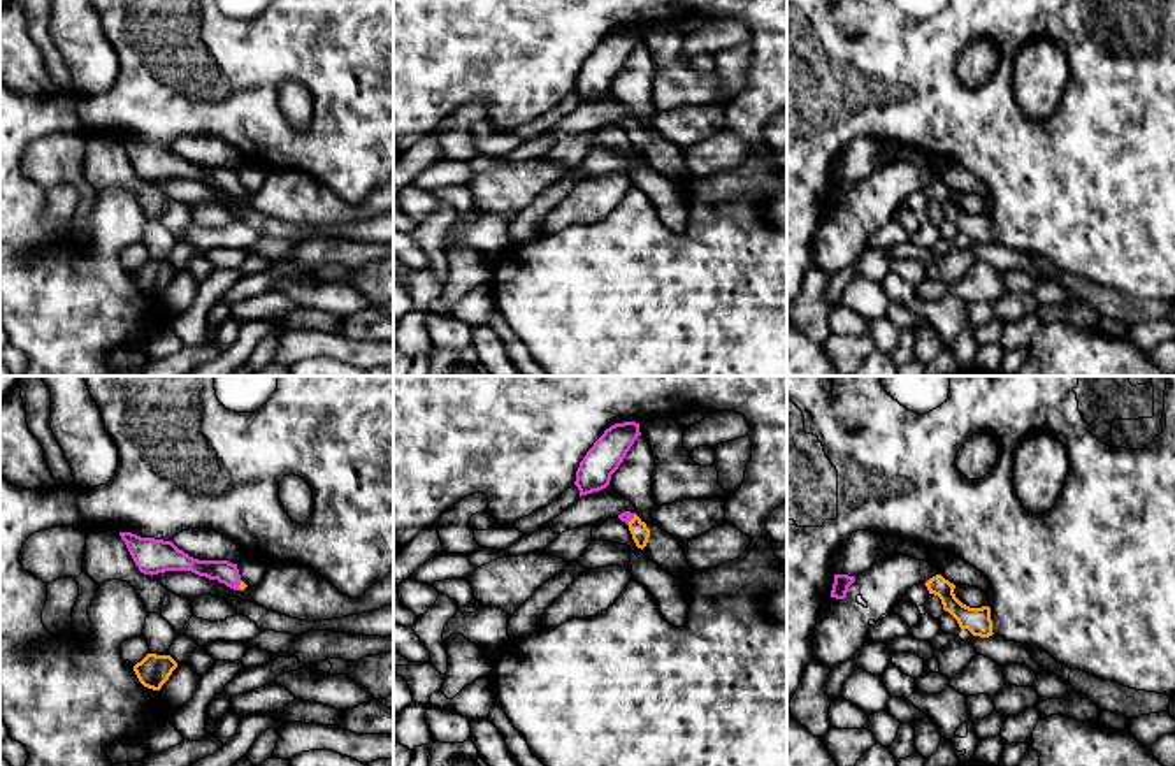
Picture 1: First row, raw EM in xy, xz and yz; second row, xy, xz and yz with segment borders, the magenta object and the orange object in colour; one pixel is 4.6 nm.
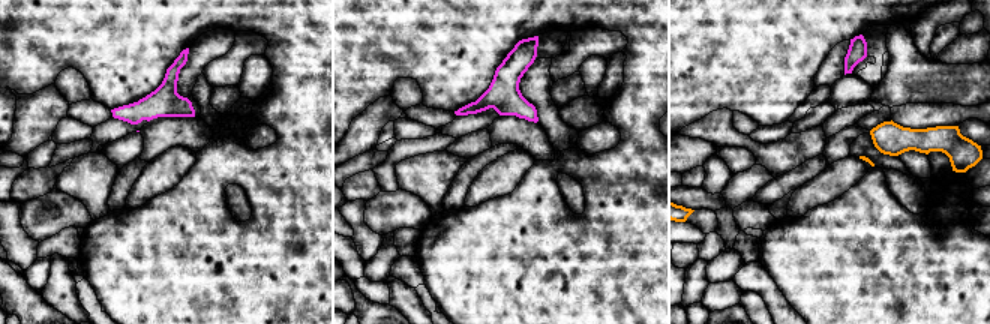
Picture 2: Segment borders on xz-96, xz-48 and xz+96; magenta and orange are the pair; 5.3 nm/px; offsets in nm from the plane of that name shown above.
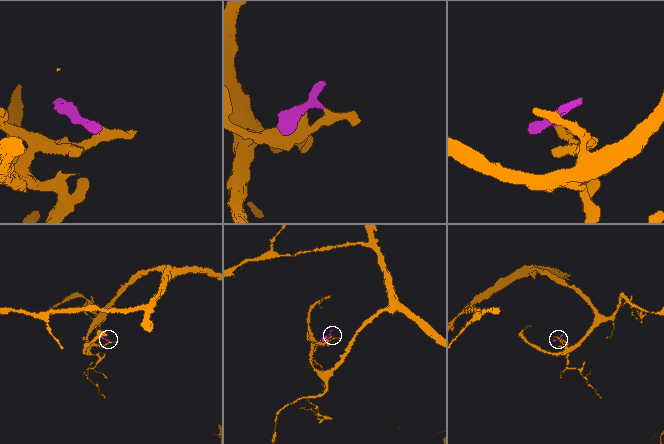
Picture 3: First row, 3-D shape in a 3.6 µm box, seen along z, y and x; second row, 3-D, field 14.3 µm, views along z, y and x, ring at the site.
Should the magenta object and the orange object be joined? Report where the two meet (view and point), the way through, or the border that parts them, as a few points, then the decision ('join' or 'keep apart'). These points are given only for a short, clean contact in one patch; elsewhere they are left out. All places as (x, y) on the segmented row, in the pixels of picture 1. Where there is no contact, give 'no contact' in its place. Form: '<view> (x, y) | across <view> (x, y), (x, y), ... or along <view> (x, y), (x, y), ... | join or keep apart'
xz (633, 517) | across xz (626, 517), (633, 517), (640, 533) | join

